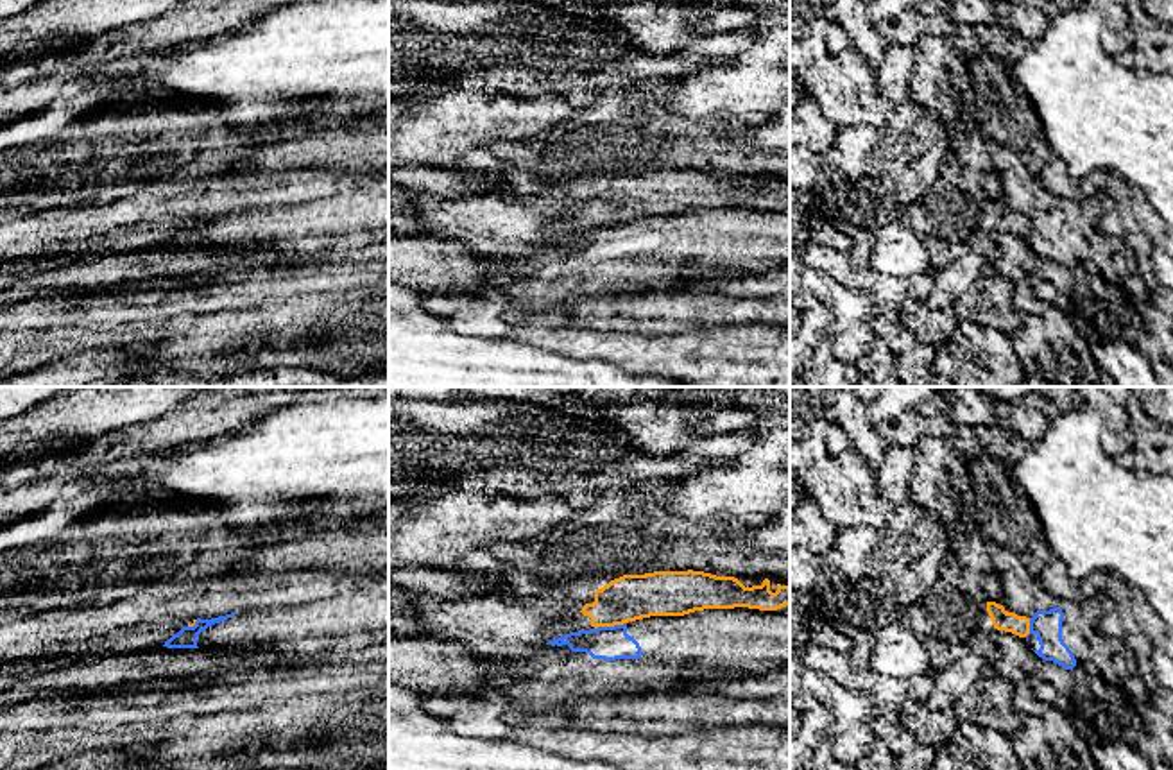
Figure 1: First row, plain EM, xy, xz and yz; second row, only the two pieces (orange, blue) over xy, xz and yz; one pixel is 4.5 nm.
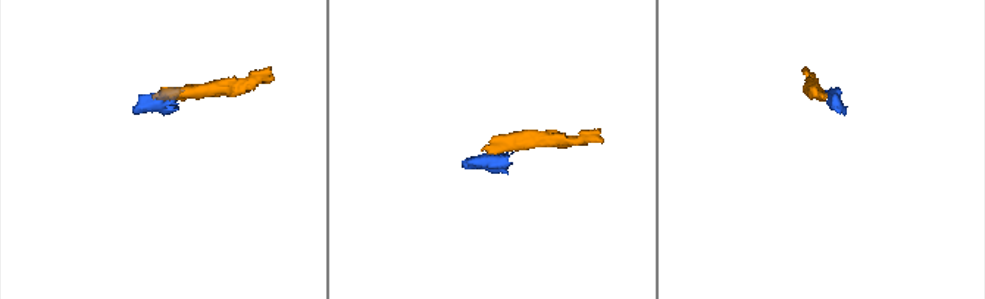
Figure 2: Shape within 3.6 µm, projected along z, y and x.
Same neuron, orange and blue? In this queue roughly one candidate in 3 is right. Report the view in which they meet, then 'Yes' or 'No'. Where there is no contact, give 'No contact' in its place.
Touches orange in xz. No

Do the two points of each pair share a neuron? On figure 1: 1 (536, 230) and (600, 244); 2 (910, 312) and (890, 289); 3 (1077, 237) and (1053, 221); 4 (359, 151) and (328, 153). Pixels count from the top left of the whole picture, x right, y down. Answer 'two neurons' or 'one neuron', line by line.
1: two neurons
2: two neurons
3: one neuron
4: one neuron

